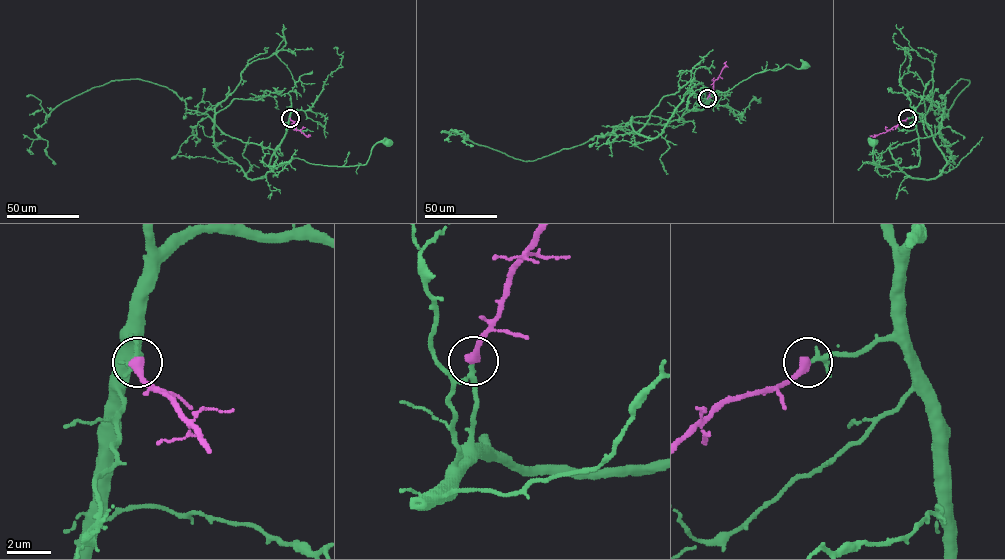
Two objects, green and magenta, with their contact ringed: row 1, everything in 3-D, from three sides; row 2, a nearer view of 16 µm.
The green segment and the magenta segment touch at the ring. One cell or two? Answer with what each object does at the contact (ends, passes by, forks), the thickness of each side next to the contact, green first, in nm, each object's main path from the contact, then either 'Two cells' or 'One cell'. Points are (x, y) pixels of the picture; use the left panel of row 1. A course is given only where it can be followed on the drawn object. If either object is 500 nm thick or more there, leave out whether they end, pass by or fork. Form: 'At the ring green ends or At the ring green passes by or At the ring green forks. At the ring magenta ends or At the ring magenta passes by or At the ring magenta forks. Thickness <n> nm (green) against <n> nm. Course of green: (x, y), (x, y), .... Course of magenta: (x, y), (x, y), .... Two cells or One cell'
At the ring green passes by. At the ring magenta ends. Thickness 200 nm (green) against 440 nm. Course of green: (290, 118), (270, 167), (295, 157), (326, 165), (364, 165), (371, 148), (388, 141). Course of magenta: (290, 118), (297, 130), (309, 136). One cell

